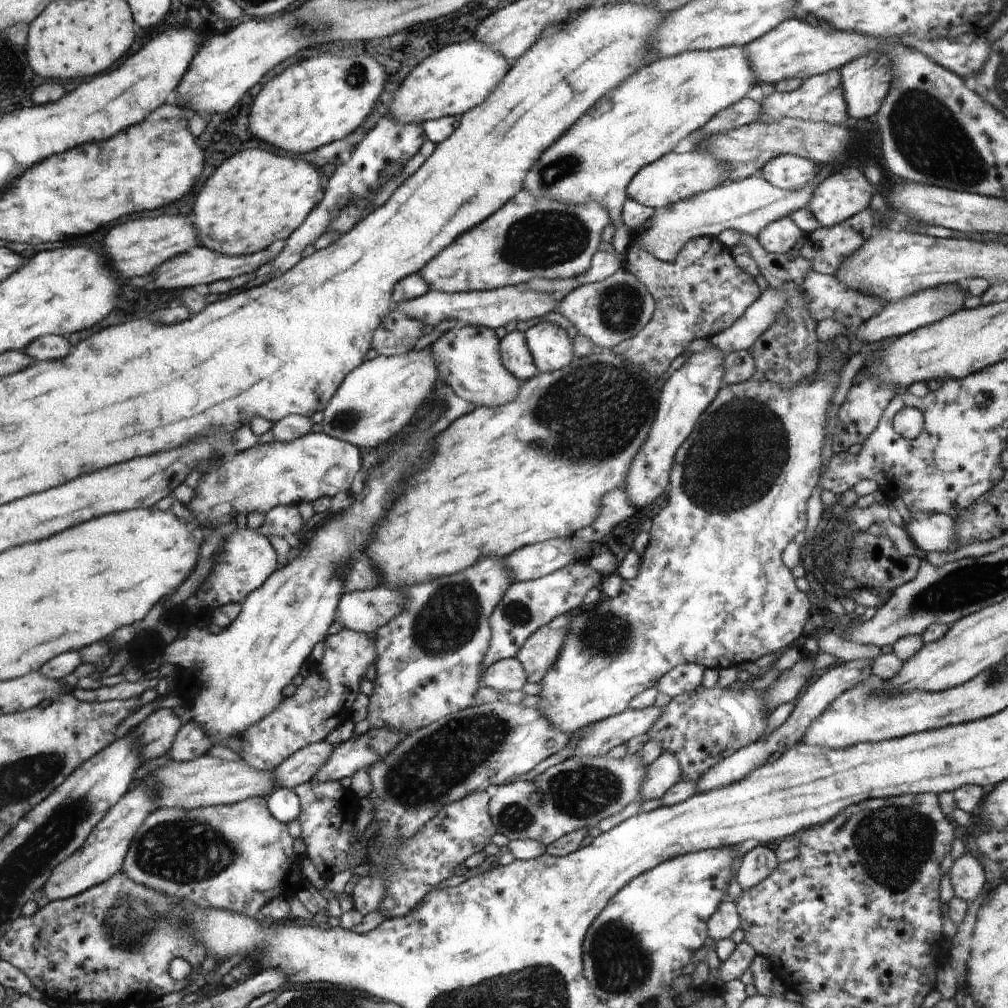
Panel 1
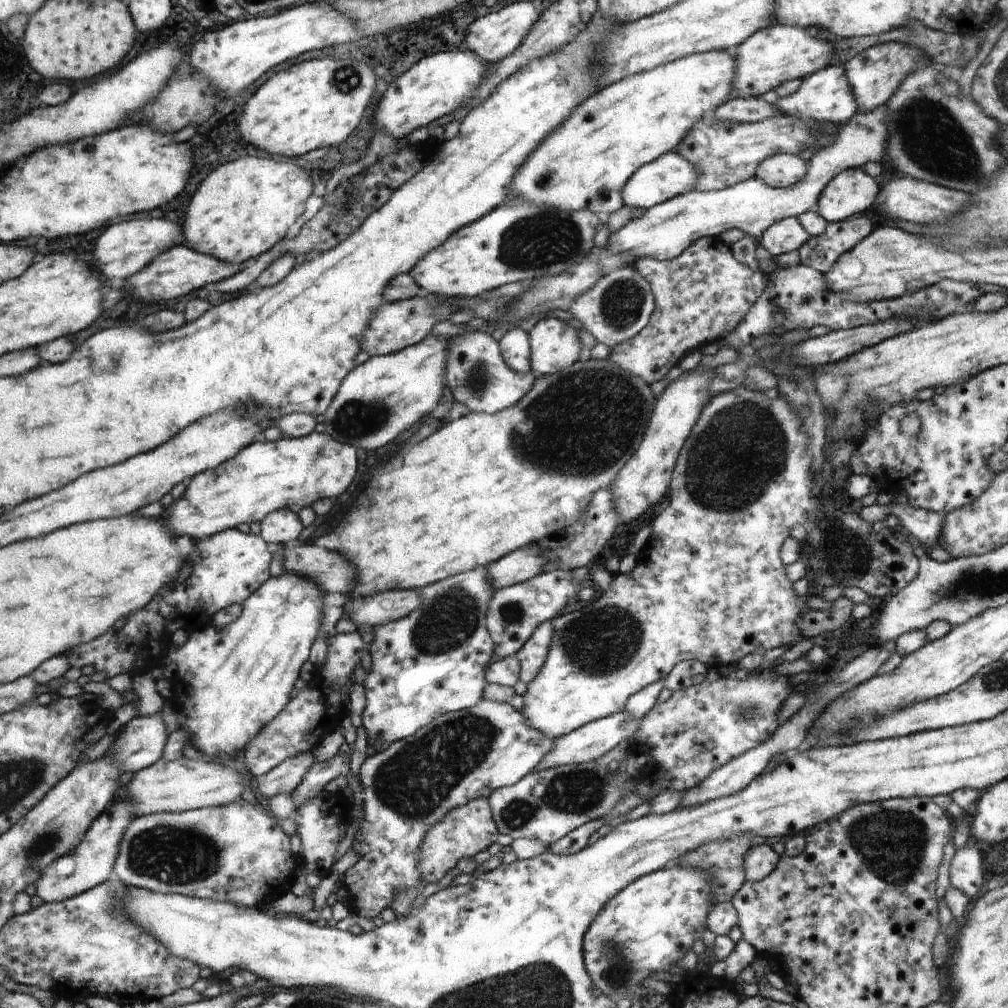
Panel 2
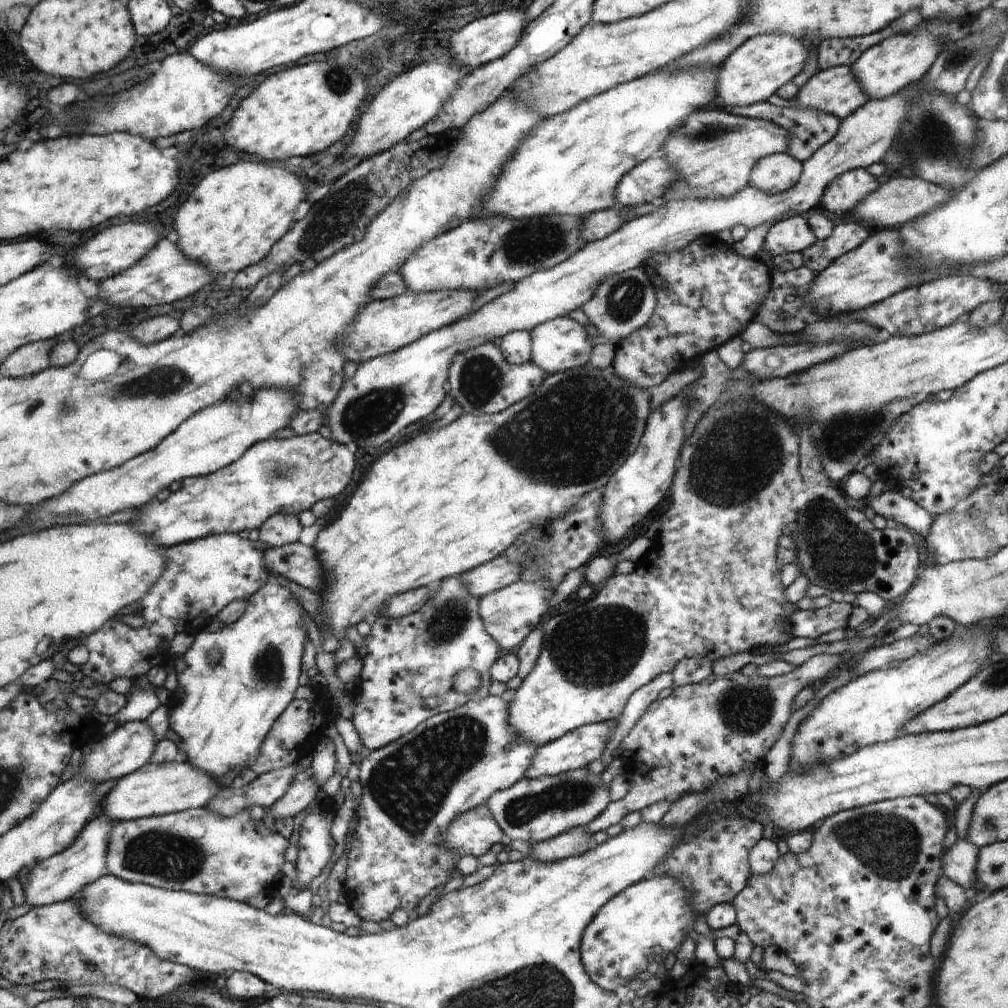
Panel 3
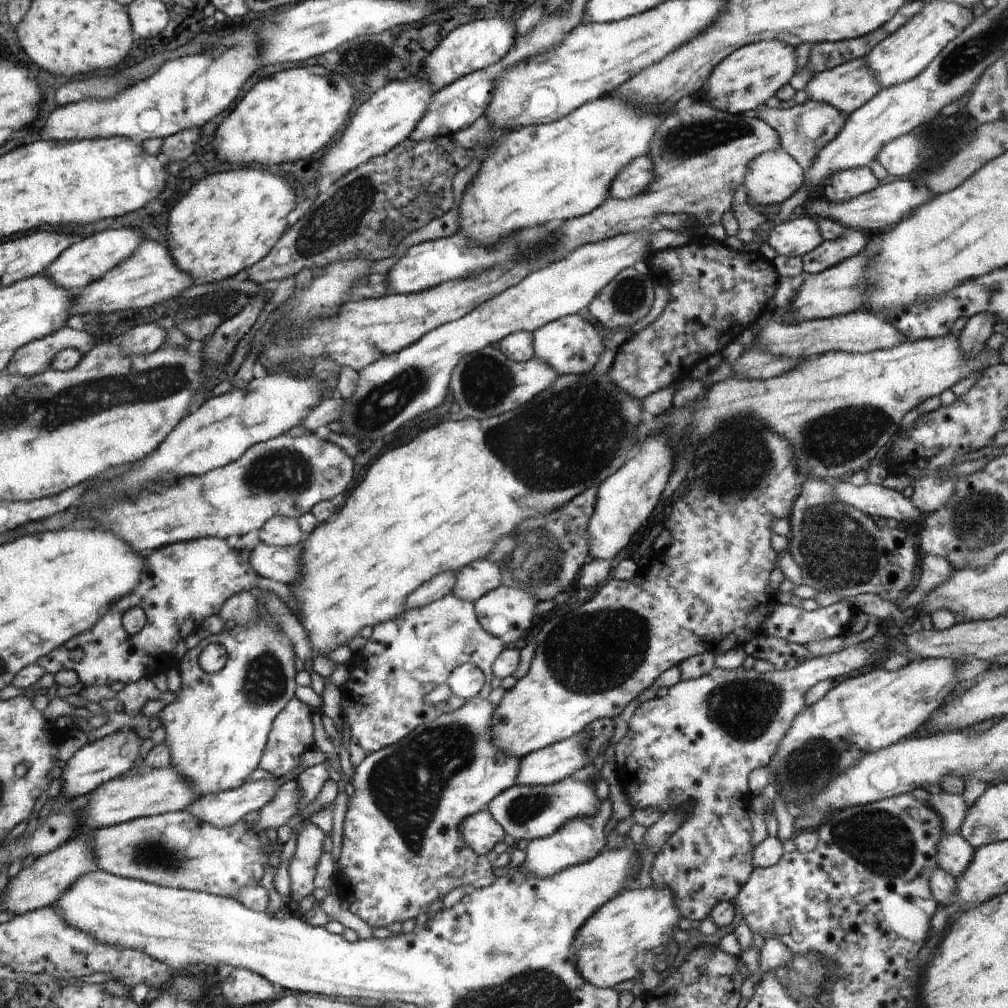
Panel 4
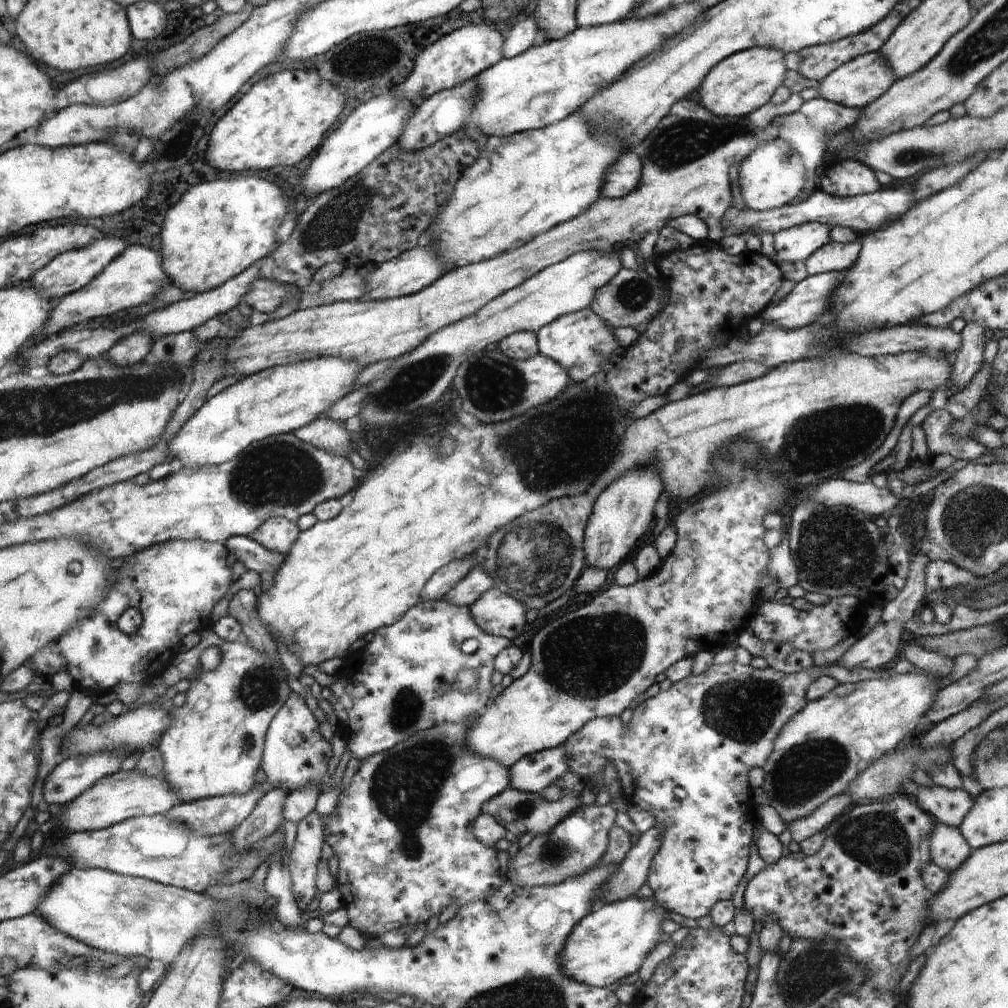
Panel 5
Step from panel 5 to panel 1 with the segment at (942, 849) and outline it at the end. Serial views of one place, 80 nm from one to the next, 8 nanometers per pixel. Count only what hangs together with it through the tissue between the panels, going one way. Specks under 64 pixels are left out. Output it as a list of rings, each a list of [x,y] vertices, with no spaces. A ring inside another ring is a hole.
[[[972,852],[955,860],[950,872],[954,895],[968,904],[976,900],[987,883],[983,866]]]

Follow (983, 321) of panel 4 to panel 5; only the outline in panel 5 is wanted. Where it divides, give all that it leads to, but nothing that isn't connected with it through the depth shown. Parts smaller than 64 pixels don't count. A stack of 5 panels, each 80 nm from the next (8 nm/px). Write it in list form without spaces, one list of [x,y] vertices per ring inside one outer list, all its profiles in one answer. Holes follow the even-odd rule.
[[[966,322],[962,332],[960,332],[960,348],[956,352],[956,359],[952,364],[952,374],[950,374],[950,382],[948,382],[947,389],[954,388],[958,393],[965,389],[971,382],[974,375],[981,369],[983,364],[983,350],[984,350],[984,334],[986,328],[978,322]]]

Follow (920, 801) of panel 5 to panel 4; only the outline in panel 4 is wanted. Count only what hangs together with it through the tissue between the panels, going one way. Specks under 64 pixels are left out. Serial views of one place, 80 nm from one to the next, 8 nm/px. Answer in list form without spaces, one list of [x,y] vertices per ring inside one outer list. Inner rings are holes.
[[[942,791],[940,794],[931,794],[926,803],[940,814],[939,818],[942,818],[942,824],[944,824],[944,834],[958,834],[961,832],[967,812],[962,796]]]

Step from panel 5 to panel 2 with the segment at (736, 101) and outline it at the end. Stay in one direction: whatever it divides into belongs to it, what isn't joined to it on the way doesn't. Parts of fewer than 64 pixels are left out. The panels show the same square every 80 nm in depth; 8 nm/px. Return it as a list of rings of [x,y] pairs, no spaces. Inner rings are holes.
[[[774,24],[758,30],[735,50],[733,53],[737,54],[738,76],[736,76],[736,88],[728,100],[761,97],[765,92],[775,90],[780,84],[804,79],[830,66],[830,58],[834,56],[832,42],[811,36],[806,28],[798,28],[790,24]]]

